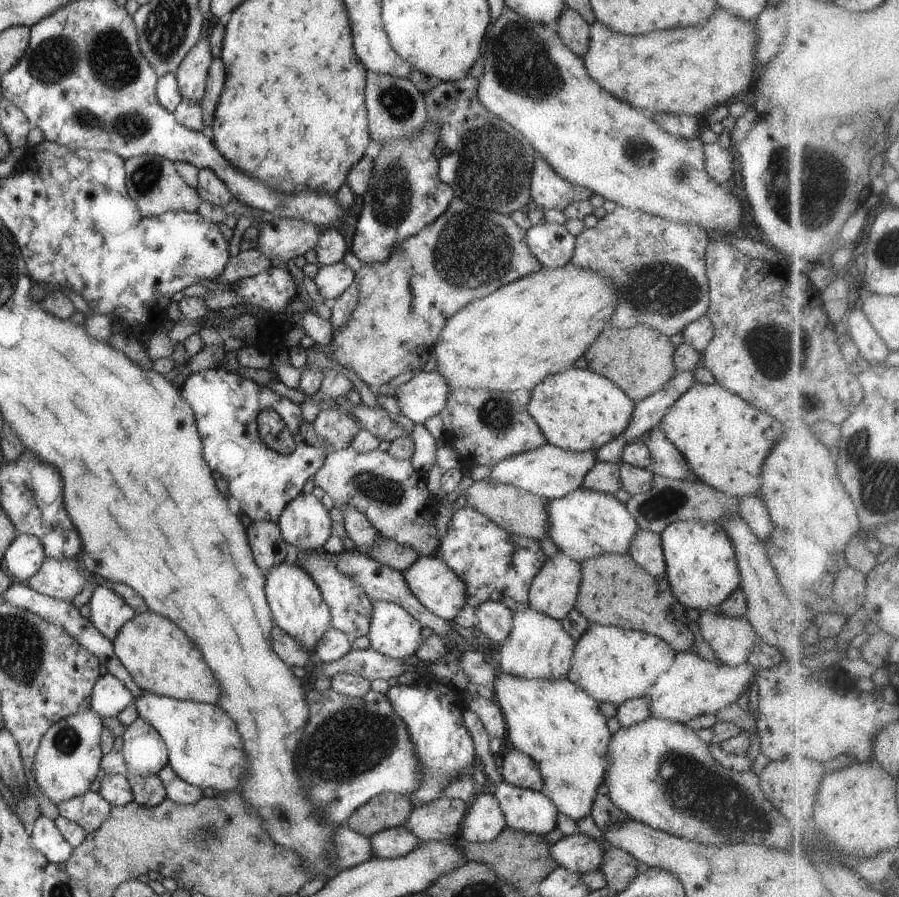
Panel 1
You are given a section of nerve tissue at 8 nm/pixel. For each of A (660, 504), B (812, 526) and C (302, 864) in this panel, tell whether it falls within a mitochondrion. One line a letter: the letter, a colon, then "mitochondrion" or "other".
A: mitochondrion
B: other
C: other

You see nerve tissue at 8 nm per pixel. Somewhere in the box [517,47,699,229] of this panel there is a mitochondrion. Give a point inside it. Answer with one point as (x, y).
(637, 153)

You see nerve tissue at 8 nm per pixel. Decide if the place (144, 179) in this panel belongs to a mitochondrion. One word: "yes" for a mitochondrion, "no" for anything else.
yes

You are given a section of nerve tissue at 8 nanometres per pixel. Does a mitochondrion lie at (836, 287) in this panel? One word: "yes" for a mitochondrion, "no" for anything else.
no

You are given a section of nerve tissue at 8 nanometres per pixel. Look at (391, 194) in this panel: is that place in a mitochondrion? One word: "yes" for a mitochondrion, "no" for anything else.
yes

